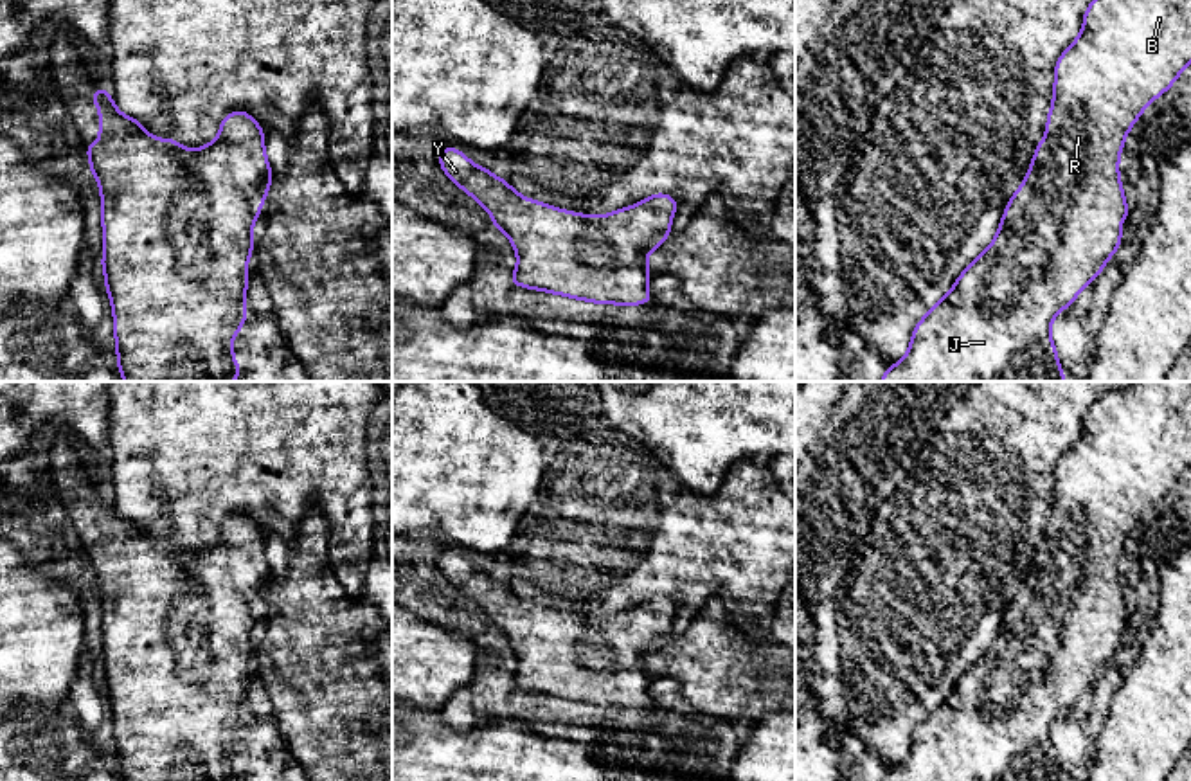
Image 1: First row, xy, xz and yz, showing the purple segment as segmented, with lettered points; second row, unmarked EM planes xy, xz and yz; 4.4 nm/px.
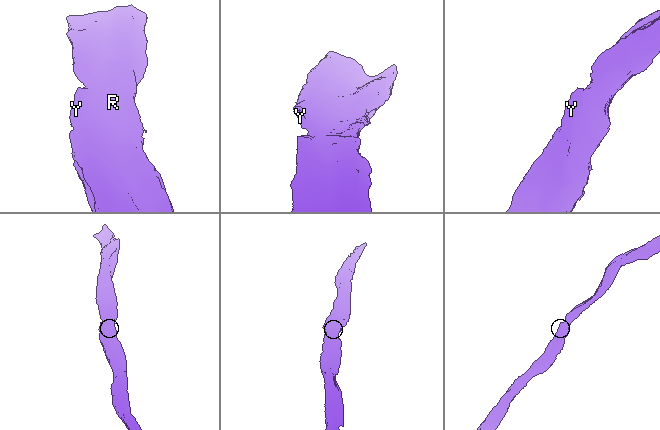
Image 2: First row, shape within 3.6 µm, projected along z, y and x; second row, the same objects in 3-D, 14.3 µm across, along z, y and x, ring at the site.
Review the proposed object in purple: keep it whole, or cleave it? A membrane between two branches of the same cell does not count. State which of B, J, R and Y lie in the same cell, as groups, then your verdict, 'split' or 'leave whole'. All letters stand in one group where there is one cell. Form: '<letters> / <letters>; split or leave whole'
B J R Y; leave whole

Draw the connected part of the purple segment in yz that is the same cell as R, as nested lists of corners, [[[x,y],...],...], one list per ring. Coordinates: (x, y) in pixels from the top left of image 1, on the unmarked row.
[[[1130,382],[1090,405],[1079,439],[1054,468],[1045,540],[1036,549],[1024,587],[1004,612],[995,642],[914,729],[907,758],[889,768],[882,781],[1065,781],[1051,727],[1121,651],[1119,624],[1130,626],[1119,581],[1124,542],[1148,507],[1169,493],[1189,466],[1191,382]]]

